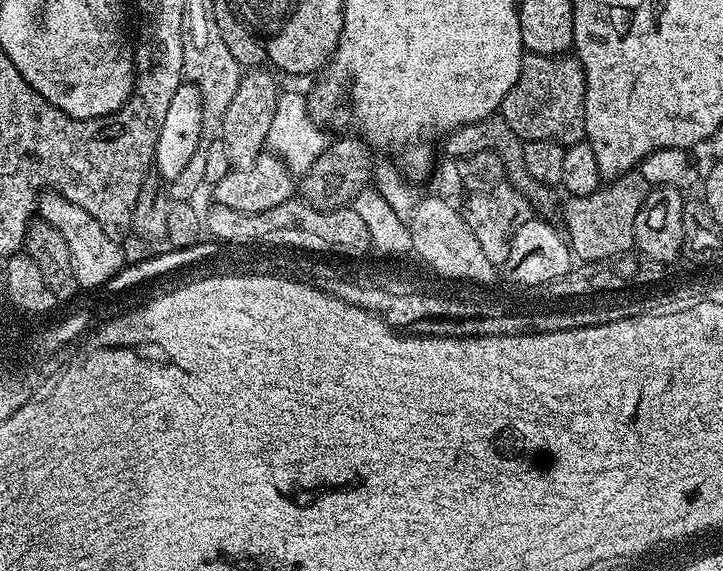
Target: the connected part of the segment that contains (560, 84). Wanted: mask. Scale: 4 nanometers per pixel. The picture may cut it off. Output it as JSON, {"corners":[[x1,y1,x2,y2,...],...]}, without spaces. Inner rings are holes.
{"corners":[[542,54,525,55,518,82,510,86,510,94,500,103,499,115,510,122,510,130,518,134,521,140,553,140,562,145,579,144,584,135,584,103,586,102,586,78,584,67,575,54,562,56,543,56]]}

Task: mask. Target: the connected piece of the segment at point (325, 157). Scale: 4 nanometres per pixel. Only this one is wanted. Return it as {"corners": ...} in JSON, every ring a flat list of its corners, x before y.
{"corners":[[344,134,341,140,333,139,322,154,315,158,310,170,298,180,298,192,310,208,332,212,336,208,347,208,361,191,369,187,374,176,373,149,355,134]]}

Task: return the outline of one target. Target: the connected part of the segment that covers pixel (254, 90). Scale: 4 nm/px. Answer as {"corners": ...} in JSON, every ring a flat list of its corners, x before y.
{"corners":[[248,70,241,75,238,82,238,91,226,106,226,118,222,118,222,126,218,133,218,139,225,143,229,166,233,168,245,168,258,162,260,156,265,155,267,135,273,124,275,107,278,105,281,89,276,88,276,80,271,76,271,71]]}

